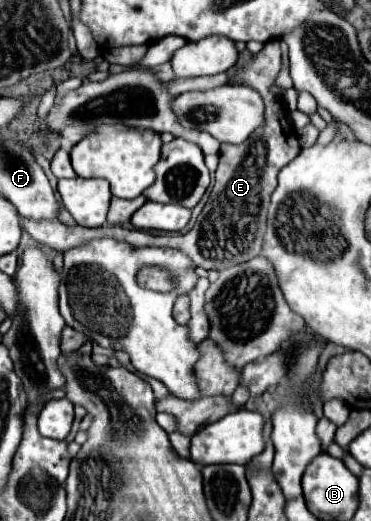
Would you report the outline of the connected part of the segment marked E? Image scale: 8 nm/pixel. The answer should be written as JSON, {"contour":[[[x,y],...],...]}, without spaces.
{"contour":[[[279,38],[269,40],[261,52],[257,52],[245,66],[237,68],[231,84],[245,84],[257,90],[265,102],[265,124],[257,128],[245,142],[241,144],[221,144],[221,158],[215,172],[215,186],[203,208],[197,224],[183,236],[183,234],[149,234],[145,230],[135,228],[121,228],[121,226],[99,226],[99,228],[85,228],[85,226],[65,226],[59,220],[31,220],[21,218],[23,230],[39,244],[47,244],[53,250],[69,250],[89,242],[93,238],[115,238],[135,246],[163,246],[183,250],[195,266],[205,270],[223,270],[241,262],[255,258],[261,250],[261,240],[265,232],[265,218],[267,206],[273,190],[277,188],[277,174],[283,166],[287,166],[301,151],[299,141],[293,134],[293,128],[287,120],[285,106],[281,98],[271,90],[281,70],[281,48]]]}

